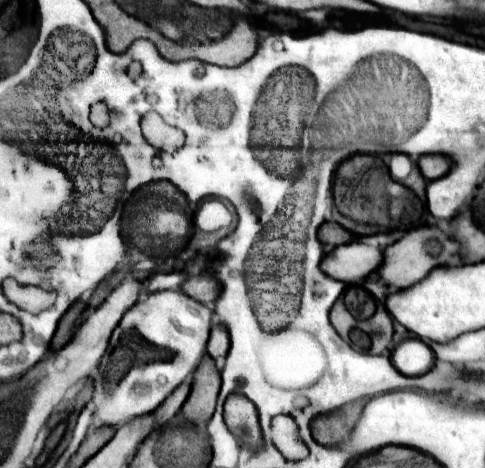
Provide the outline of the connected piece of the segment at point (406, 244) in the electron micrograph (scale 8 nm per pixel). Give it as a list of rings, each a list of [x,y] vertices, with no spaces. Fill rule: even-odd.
[[[432,226],[432,228],[420,228],[420,230],[414,230],[414,232],[410,232],[410,234],[406,234],[402,240],[398,240],[396,244],[392,244],[392,246],[388,246],[386,250],[384,250],[384,262],[382,262],[382,266],[380,266],[380,276],[382,278],[386,278],[388,280],[388,284],[392,284],[392,286],[396,286],[396,288],[408,288],[408,286],[412,286],[412,284],[416,284],[418,280],[422,280],[432,268],[436,268],[436,266],[460,266],[462,264],[462,260],[458,258],[458,244],[452,240],[452,238],[448,238],[440,228],[436,228],[436,226]],[[430,240],[438,240],[440,244],[442,244],[442,252],[438,254],[438,256],[432,256],[432,254],[428,254],[428,250],[426,250],[426,244],[430,242]]]

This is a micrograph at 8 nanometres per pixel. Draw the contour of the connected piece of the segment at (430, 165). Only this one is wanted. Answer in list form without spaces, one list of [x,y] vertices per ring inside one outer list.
[[[426,154],[418,160],[418,166],[420,166],[420,172],[424,174],[426,180],[436,180],[436,178],[442,178],[450,172],[452,160],[444,154]]]

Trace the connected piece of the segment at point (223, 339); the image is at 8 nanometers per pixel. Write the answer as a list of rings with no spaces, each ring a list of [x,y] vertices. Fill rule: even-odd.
[[[214,324],[212,326],[212,332],[210,332],[210,340],[208,340],[208,354],[212,358],[218,358],[218,356],[224,356],[230,348],[230,334],[228,330],[222,326],[222,324]]]

